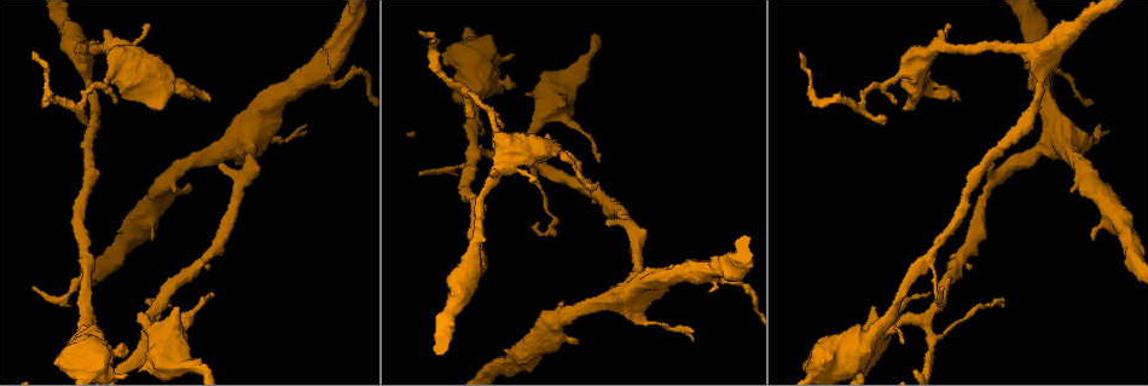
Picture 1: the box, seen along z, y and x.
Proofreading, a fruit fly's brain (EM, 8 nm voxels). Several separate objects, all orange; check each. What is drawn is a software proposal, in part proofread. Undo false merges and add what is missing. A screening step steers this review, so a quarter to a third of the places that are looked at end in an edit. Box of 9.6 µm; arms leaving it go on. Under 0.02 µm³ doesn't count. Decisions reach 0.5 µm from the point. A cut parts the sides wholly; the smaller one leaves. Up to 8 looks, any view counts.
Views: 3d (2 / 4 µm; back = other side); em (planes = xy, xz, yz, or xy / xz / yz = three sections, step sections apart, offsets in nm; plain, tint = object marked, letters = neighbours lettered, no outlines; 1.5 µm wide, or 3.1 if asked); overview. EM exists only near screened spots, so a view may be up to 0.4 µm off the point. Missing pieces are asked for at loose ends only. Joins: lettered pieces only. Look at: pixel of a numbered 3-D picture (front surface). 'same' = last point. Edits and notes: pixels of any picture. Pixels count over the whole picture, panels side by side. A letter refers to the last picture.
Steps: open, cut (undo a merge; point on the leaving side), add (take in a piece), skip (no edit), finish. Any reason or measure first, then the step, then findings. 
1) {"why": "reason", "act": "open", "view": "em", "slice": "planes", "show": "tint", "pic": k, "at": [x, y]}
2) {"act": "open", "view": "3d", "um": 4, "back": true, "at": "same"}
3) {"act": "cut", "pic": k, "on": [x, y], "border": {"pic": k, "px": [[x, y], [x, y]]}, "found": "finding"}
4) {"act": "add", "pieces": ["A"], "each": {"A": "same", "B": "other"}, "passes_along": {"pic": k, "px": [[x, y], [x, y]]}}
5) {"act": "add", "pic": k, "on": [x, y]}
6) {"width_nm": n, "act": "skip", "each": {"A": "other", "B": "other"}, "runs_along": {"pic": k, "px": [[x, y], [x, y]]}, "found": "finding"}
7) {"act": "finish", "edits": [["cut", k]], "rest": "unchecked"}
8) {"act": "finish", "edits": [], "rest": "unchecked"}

{"why": "thick end", "act": "open", "view": "3d", "um": 4, "back": true, "pic": 1, "at": [994, 163]}

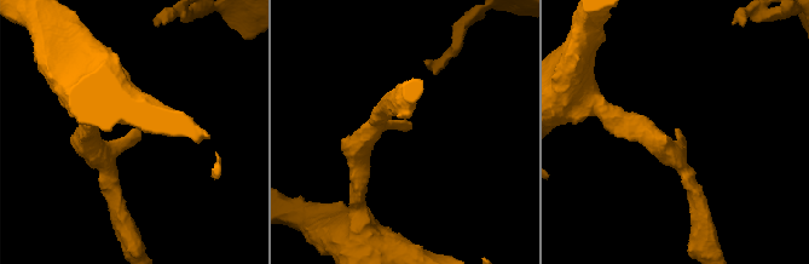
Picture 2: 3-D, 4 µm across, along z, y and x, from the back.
{"act": "open", "view": "em", "slice": "yz", "step": 4, "show": "letters", "pic": 2, "at": [681, 132]}

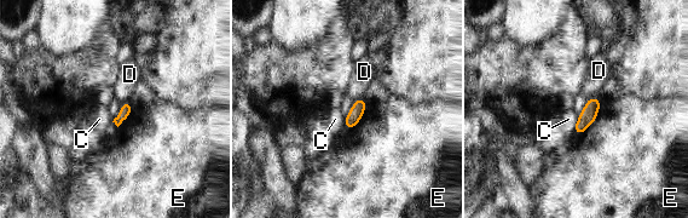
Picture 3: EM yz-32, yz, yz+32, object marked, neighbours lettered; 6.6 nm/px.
{"act": "open", "view": "em", "slice": "planes", "show": "letters", "at": "same"}

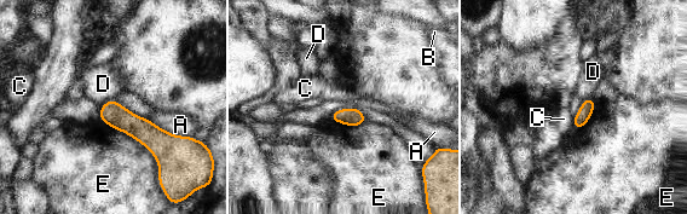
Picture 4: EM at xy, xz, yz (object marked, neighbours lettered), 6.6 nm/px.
{"act": "skip", "each": {"A": "other", "B": "other", "C": "other", "D": "other", "E": "other"}, "runs_along": {"pic": 4, "px": [[104, 108], [160, 143], [173, 144]]}, "found": "none of them fits"}

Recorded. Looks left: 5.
{"why": "thin end", "act": "open", "view": "3d", "um": 4, "back": true, "pic": 1, "at": [503, 126]}

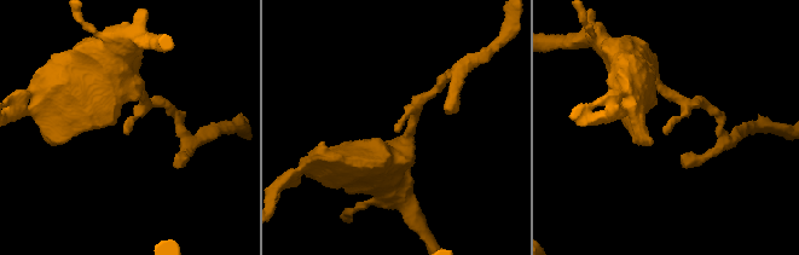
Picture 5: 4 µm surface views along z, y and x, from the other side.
{"why": "need the tissue", "act": "open", "view": "em", "slice": "planes", "show": "letters", "pic": 5, "at": [394, 130]}

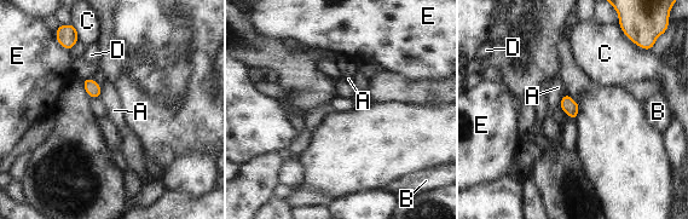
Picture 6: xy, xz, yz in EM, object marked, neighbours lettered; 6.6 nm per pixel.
{"act": "skip", "each": {"A": "other", "B": "other", "C": "other", "D": "other", "E": "other"}, "border": {"pic": 6, "px": [[567, 91], [562, 96], [559, 108]]}, "found": "no lettered piece goes on from it"}

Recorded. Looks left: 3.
{"why": "free end", "act": "open", "view": "em", "slice": "xy", "step": 4, "show": "letters", "pic": 1, "at": [1112, 187]}

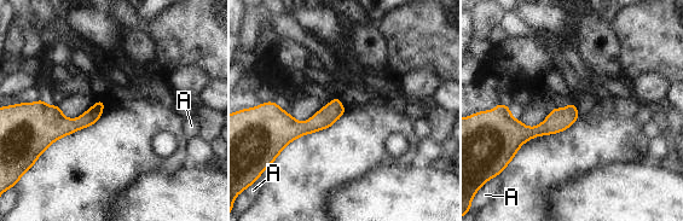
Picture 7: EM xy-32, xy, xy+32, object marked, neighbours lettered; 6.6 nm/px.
{"why": "cut it another way", "act": "open", "view": "em", "slice": "planes", "show": "letters", "at": "same"}

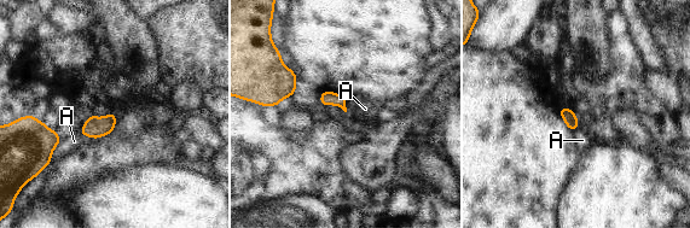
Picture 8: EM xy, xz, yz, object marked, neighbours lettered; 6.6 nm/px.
{"act": "skip", "each": {"A": "other"}, "border": {"pic": 8, "px": [[63, 139], [56, 146], [48, 165]]}, "found": "none of them fits"}

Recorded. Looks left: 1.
{"act": "finish", "edits": [], "rest": "unchecked"}

